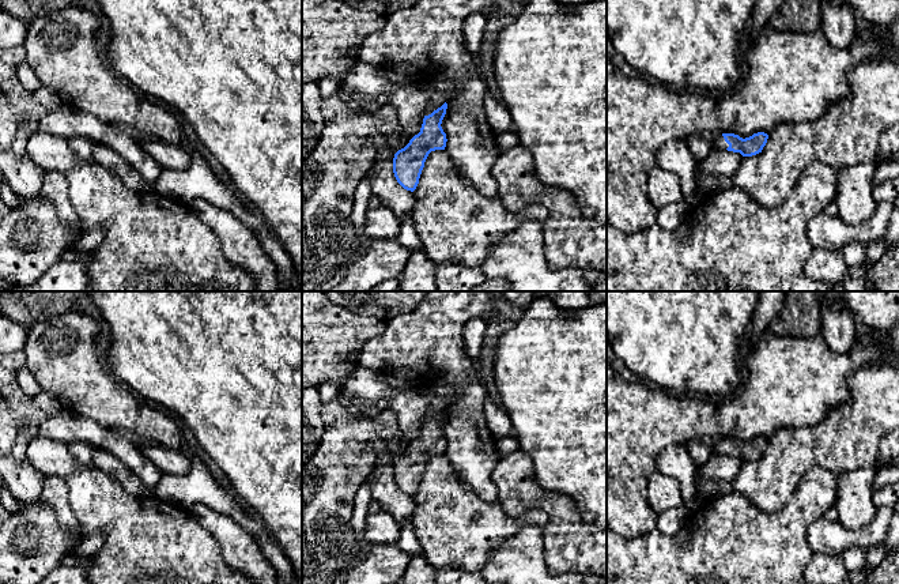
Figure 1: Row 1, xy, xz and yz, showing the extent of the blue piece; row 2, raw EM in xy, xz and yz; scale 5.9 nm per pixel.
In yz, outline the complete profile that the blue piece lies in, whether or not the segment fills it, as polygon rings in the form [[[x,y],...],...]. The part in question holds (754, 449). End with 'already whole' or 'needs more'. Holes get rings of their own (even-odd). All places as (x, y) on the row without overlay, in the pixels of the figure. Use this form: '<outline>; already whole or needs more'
[[[764,437],[753,438],[745,444],[734,438],[722,438],[718,442],[711,442],[711,451],[733,457],[740,457],[743,461],[752,461],[762,457],[767,444],[768,440]]]; needs more

